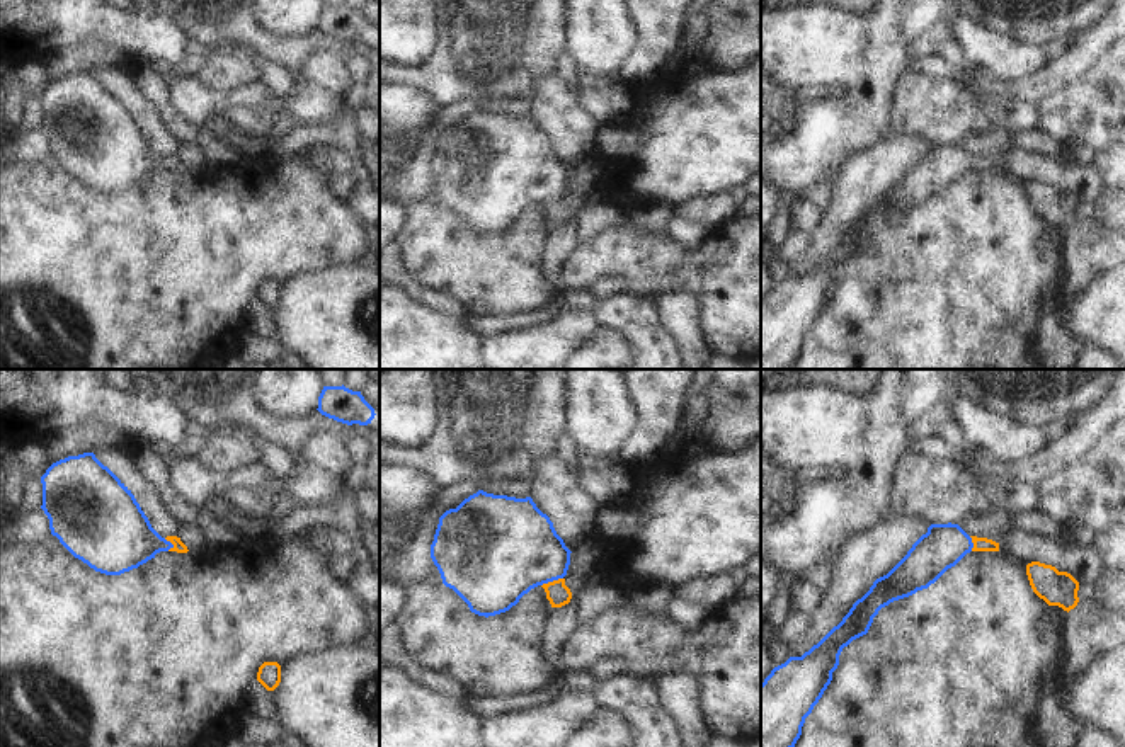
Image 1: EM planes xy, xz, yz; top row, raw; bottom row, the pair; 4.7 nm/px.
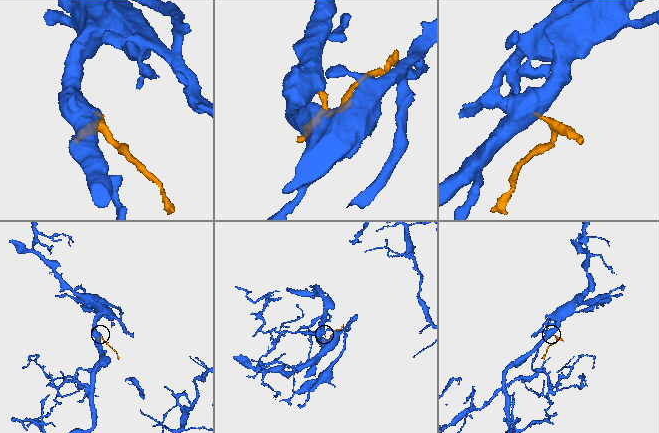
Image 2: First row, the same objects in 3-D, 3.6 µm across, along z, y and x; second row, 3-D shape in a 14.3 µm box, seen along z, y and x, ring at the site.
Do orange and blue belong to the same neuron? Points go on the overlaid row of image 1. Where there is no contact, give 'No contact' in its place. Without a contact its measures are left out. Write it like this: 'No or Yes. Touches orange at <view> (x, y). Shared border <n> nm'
Yes. Touches orange at xz (552, 582). Shared border 110 nm.

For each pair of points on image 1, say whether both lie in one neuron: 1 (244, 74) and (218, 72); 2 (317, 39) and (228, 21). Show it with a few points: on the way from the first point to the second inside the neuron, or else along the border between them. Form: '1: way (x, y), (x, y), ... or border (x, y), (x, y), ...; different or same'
1: way (237, 72), (225, 72); same
2: way (295, 46), (273, 46), (251, 34); same

